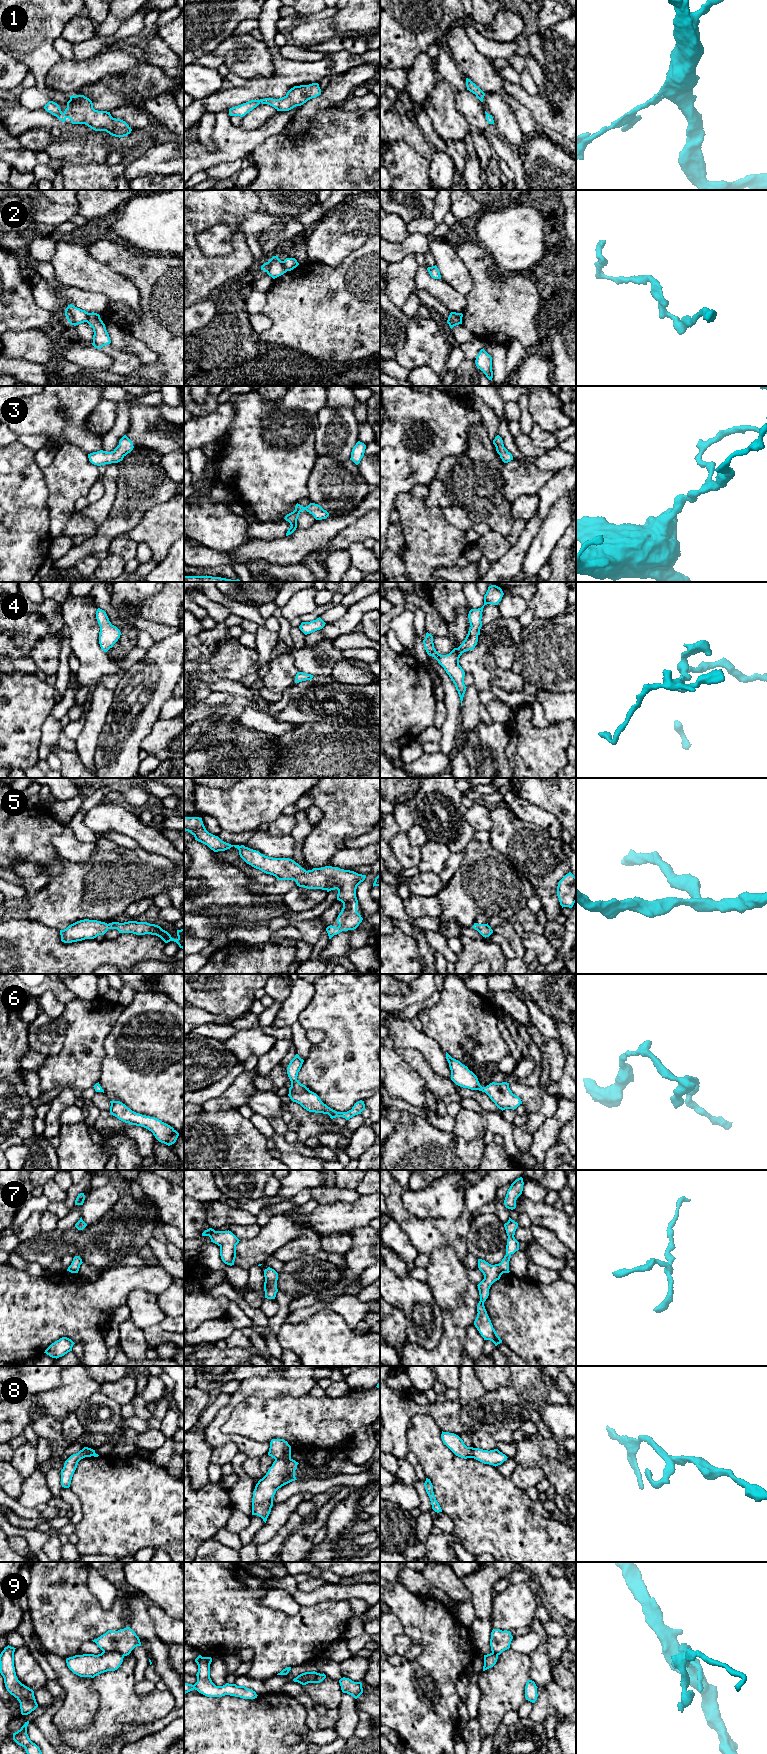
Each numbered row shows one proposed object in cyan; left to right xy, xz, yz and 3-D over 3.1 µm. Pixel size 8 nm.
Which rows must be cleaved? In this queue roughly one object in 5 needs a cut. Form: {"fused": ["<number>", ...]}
{"fused": ["2", "8", "9"]}

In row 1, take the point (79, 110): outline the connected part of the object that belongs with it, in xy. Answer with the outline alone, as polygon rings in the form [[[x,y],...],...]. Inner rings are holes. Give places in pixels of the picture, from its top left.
[[[84,95],[70,96],[64,112],[53,101],[49,101],[44,109],[62,122],[69,118],[72,124],[85,124],[95,131],[106,131],[115,137],[127,136],[132,131],[125,121],[113,118],[110,112],[95,110],[92,101]]]

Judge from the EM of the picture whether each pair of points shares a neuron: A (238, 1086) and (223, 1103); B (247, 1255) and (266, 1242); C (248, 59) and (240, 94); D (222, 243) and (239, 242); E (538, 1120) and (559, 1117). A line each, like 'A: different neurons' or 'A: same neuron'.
A: same neuron
B: same neuron
C: different neurons
D: different neurons
E: different neurons

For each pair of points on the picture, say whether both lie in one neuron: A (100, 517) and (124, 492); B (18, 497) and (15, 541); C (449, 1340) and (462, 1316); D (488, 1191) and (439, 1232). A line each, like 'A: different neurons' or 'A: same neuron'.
A: different neurons
B: same neuron
C: same neuron
D: same neuron

